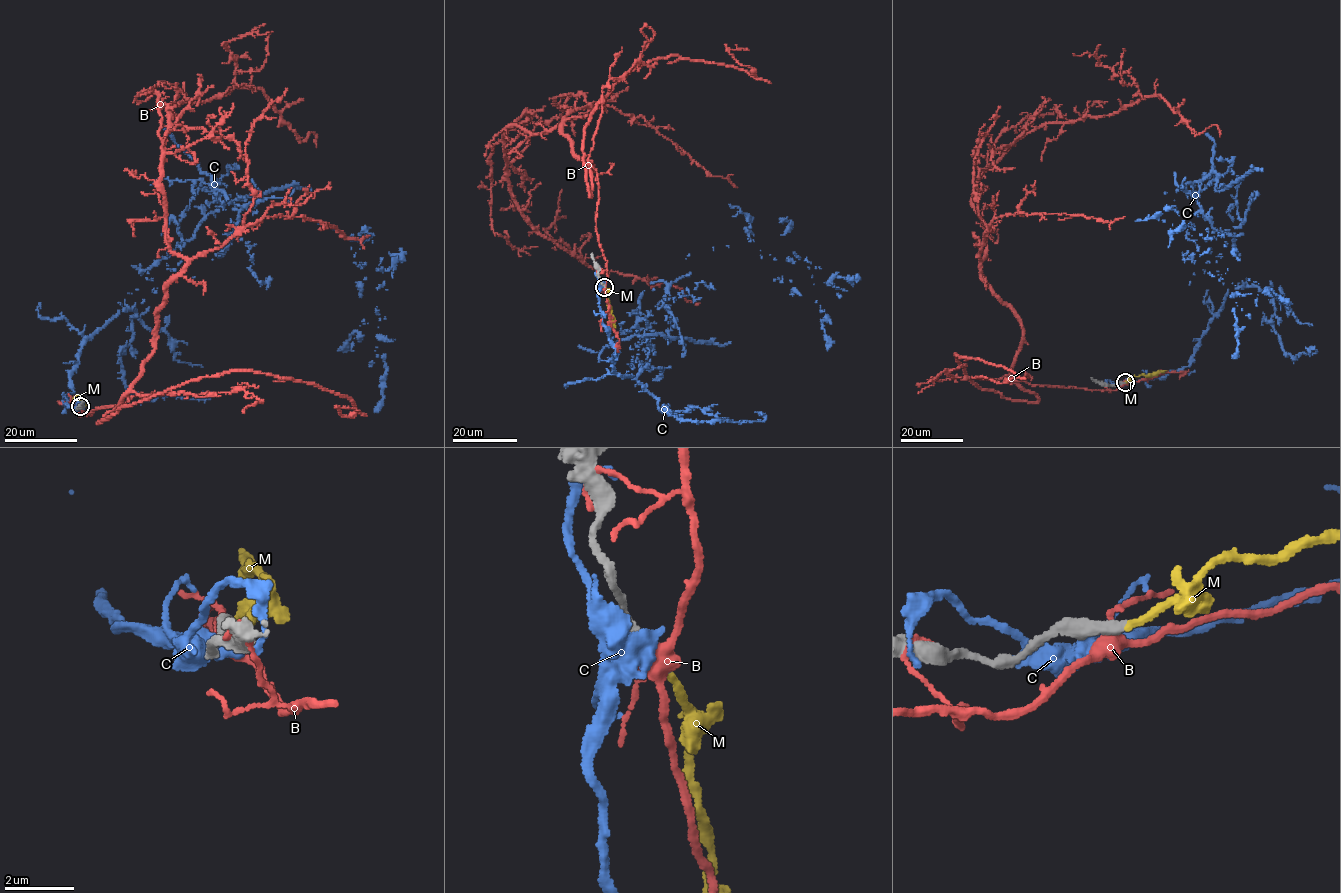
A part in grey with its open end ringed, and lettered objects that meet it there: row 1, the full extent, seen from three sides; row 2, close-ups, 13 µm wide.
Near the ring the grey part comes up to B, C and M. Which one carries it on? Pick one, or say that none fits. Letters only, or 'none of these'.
M

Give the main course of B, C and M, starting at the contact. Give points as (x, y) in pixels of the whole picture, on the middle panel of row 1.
B: (603, 285), (597, 171), (564, 119), (503, 129), (512, 197), (537, 231), (699, 303)
C: (602, 283), (623, 376), (635, 344), (651, 369), (637, 320), (689, 254), (788, 257), (800, 294), (856, 274)
M: (604, 286), (609, 314), (615, 327)

